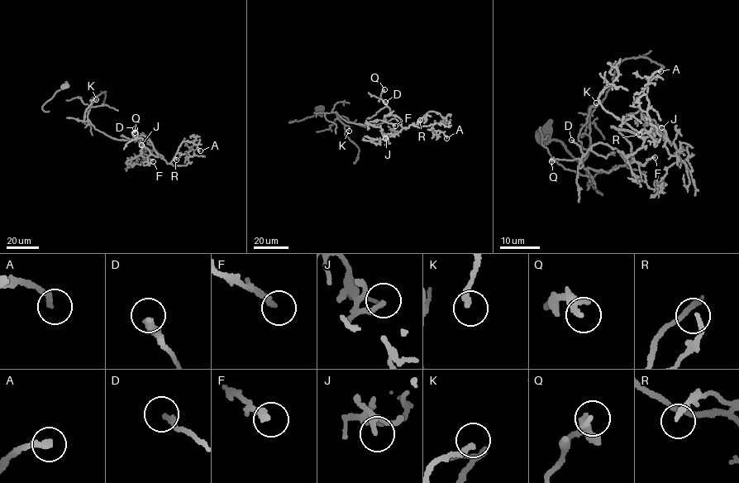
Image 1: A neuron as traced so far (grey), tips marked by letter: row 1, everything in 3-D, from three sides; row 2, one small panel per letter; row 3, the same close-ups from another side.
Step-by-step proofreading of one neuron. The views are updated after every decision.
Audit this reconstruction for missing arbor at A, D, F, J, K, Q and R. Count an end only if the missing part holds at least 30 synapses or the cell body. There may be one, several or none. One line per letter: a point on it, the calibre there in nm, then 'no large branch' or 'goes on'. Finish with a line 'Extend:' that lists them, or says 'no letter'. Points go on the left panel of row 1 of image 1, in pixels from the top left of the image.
A: place (200, 150); calibre 240 nm; goes on
D: place (135, 128); calibre 280 nm; no large branch
F: place (153, 161); calibre 280 nm; no large branch
J: place (141, 145); calibre 240 nm; no large branch
K: place (96, 99); calibre 240 nm; goes on
Q: place (135, 132); calibre 240 nm; no large branch
R: place (176, 160); calibre 200 nm; no large branch
Extend: A, K

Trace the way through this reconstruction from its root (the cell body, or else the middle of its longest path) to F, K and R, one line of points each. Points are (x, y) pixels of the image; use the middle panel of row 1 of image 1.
F: (317, 108), (304, 119), (316, 131), (336, 112), (364, 125), (401, 124), (394, 115), (384, 121), (395, 126)
K: (317, 108), (313, 116), (304, 119), (316, 131), (328, 129), (338, 118), (349, 126), (349, 131)
R: (317, 108), (304, 119), (316, 131), (340, 121), (336, 112), (364, 125), (393, 118), (408, 127), (420, 120)

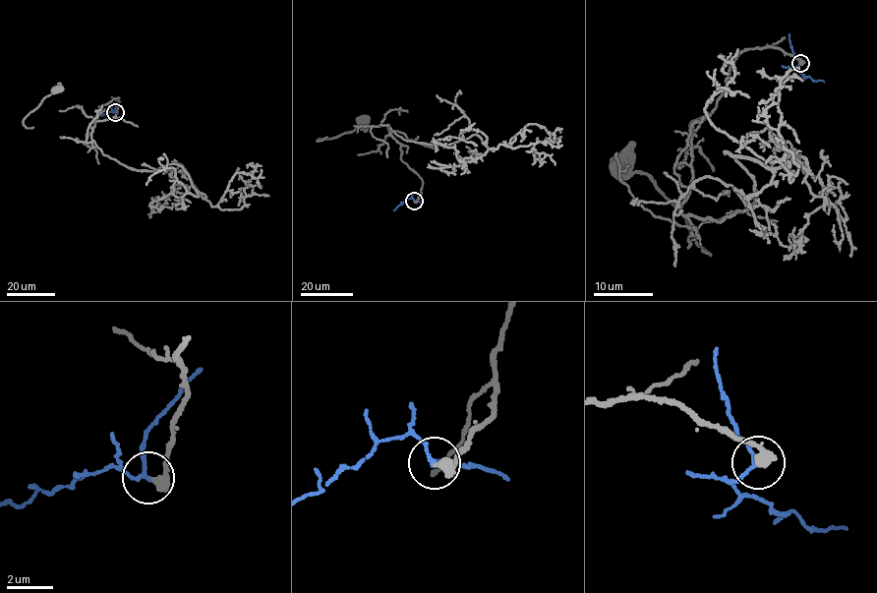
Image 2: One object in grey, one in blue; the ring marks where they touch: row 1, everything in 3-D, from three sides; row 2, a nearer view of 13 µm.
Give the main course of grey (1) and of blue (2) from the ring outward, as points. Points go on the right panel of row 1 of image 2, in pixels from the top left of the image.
1: (799, 63), (740, 51), (677, 164), (700, 148), (713, 171), (671, 200), (618, 168)
2: (799, 63), (793, 71), (812, 81), (823, 82)

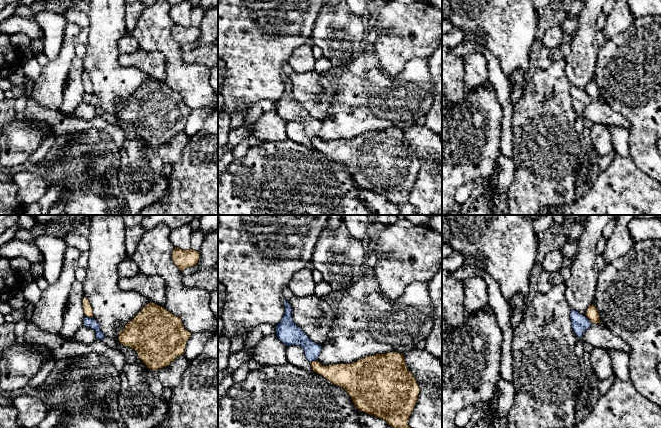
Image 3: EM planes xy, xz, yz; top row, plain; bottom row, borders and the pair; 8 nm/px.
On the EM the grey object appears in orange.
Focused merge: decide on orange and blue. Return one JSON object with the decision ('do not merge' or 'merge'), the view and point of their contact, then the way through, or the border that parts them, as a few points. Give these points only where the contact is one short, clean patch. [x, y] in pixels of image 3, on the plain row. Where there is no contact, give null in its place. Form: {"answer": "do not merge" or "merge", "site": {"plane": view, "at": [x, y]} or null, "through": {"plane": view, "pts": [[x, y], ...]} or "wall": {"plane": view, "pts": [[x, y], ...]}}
{"answer": "do not merge", "site": {"plane": "xy", "at": [90, 93]}, "wall": {"plane": "xy", "pts": [[86, 92], [93, 94]]}}

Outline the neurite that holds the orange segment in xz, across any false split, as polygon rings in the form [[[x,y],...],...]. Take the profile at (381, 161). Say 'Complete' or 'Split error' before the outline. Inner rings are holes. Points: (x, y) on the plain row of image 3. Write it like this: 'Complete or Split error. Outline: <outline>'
Complete. Outline: [[[398,128],[376,130],[350,140],[324,142],[319,137],[310,139],[315,149],[343,164],[358,186],[385,196],[399,208],[400,215],[417,215],[408,197],[417,180],[420,164],[407,144],[403,130]]]

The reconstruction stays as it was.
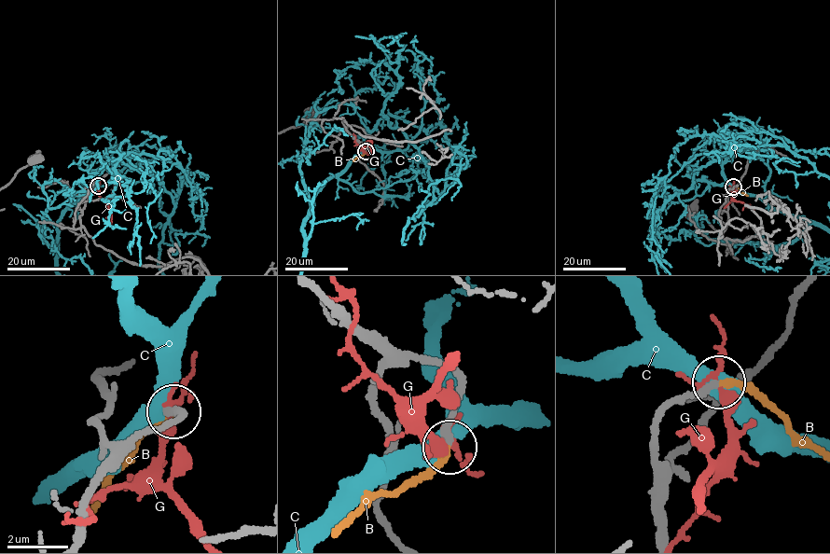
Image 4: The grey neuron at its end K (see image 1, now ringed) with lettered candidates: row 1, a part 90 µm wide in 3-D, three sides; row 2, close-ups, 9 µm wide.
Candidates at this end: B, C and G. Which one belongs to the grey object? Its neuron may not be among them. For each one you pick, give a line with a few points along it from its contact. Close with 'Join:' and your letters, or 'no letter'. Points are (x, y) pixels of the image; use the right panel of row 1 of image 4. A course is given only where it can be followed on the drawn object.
B: via (733, 186), (748, 196)
Join: B

